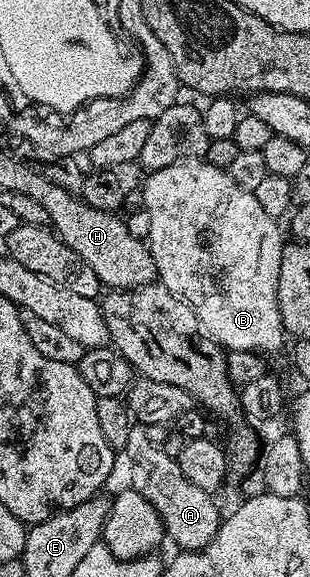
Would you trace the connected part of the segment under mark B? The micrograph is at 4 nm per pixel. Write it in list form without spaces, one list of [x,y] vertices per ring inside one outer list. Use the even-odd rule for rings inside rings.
[[[205,158],[178,160],[146,178],[141,184],[142,207],[150,215],[146,241],[155,259],[158,283],[194,308],[203,332],[224,349],[260,354],[279,349],[285,339],[277,302],[277,282],[285,247],[285,236],[283,240],[279,233],[280,221],[265,214],[252,189],[241,187],[228,169],[211,165]]]

